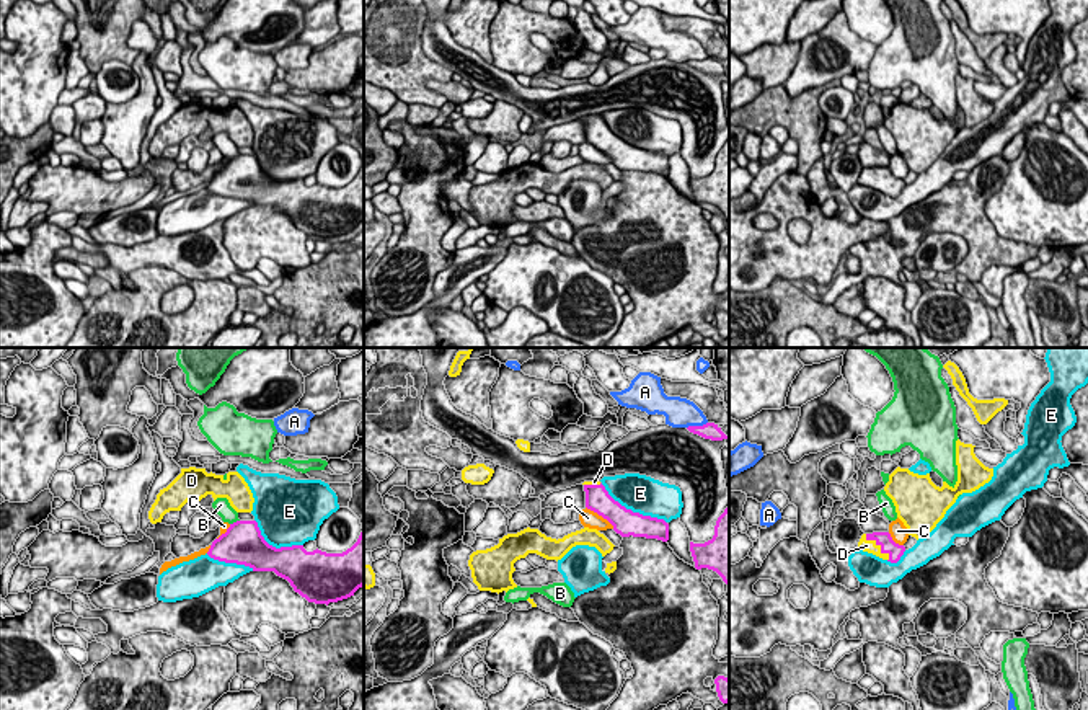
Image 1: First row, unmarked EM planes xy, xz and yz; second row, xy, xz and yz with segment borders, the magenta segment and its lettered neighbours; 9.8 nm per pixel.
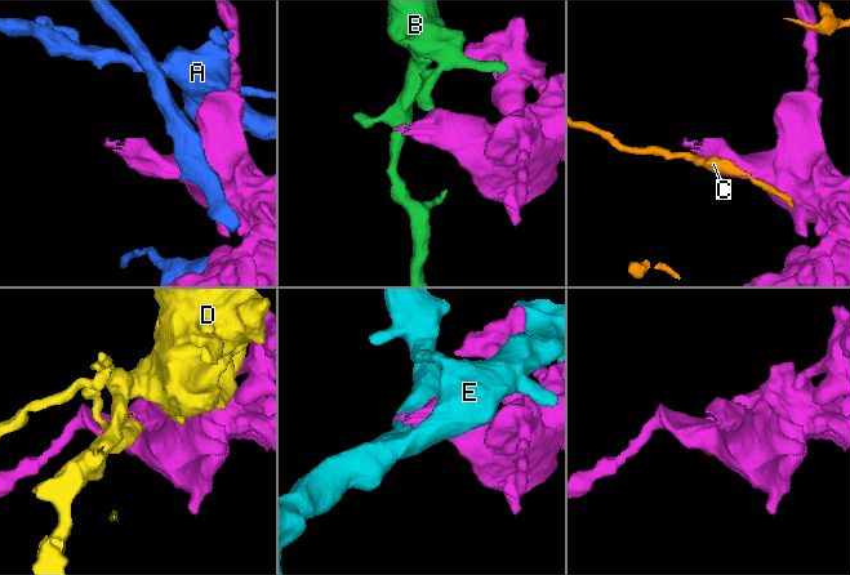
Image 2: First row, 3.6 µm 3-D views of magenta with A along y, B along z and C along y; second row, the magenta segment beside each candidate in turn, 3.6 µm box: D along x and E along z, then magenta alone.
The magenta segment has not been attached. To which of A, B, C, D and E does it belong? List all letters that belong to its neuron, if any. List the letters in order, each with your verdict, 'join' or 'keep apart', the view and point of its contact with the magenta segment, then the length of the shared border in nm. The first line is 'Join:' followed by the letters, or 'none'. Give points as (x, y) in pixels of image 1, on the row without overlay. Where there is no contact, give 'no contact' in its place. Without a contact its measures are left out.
Join: D
A: keep apart; meets magenta in xz at (697, 61); contact 220 nm long
B: keep apart; meets magenta in xy at (234, 157); contact 110 nm long
C: keep apart; meets magenta in xz at (601, 149); contact 360 nm long
D: join; meets magenta in yz at (881, 181); contact 360 nm long
E: keep apart; meets magenta in xz at (632, 146); contact 750 nm long

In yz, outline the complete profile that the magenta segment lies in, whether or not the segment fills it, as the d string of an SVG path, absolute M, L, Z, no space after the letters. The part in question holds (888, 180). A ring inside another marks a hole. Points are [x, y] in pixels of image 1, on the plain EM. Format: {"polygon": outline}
{"polygon": "M873 166L861 170L856 184L873 188L891 197L897 197L905 186L905 181L896 178L889 166Z"}

